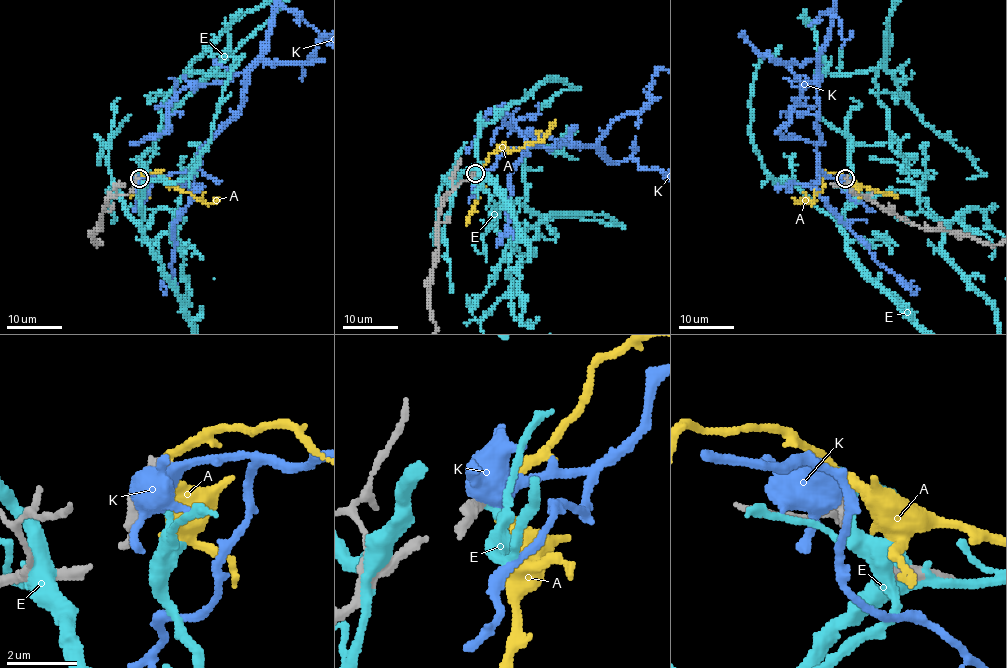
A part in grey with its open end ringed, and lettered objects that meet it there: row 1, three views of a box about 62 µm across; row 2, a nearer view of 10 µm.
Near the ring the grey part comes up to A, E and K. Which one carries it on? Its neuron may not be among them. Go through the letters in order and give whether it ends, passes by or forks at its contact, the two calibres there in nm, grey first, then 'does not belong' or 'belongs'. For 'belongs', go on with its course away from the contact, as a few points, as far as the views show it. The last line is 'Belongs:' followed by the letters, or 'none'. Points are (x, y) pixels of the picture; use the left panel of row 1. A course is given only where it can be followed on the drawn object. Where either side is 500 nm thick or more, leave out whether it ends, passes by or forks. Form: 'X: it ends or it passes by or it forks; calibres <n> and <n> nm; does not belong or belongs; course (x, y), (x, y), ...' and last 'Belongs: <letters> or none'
A: it passes by; calibres 360 and 240 nm; does not belong
E: it ends; calibres 440 and 280 nm; does not belong
K: calibres 460 and 650 nm; does not belong
Belongs: none

